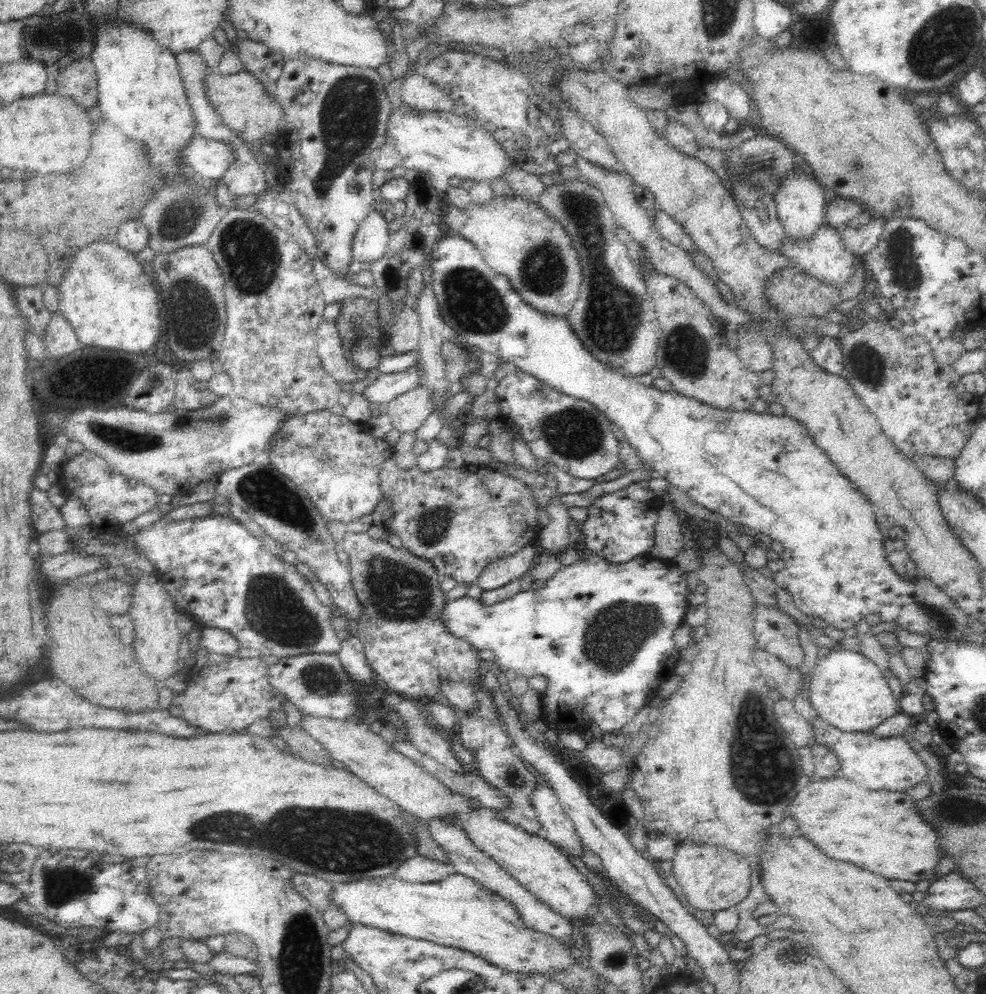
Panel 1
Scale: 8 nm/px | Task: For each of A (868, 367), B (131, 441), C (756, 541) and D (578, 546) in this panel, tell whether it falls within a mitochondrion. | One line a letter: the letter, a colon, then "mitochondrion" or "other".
A: mitochondrion
B: mitochondrion
C: other
D: other

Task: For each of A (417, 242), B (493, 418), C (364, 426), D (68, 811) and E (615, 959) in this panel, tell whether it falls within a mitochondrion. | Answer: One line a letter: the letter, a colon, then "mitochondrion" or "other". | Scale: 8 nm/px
A: other
B: other
C: other
D: other
E: mitochondrion

